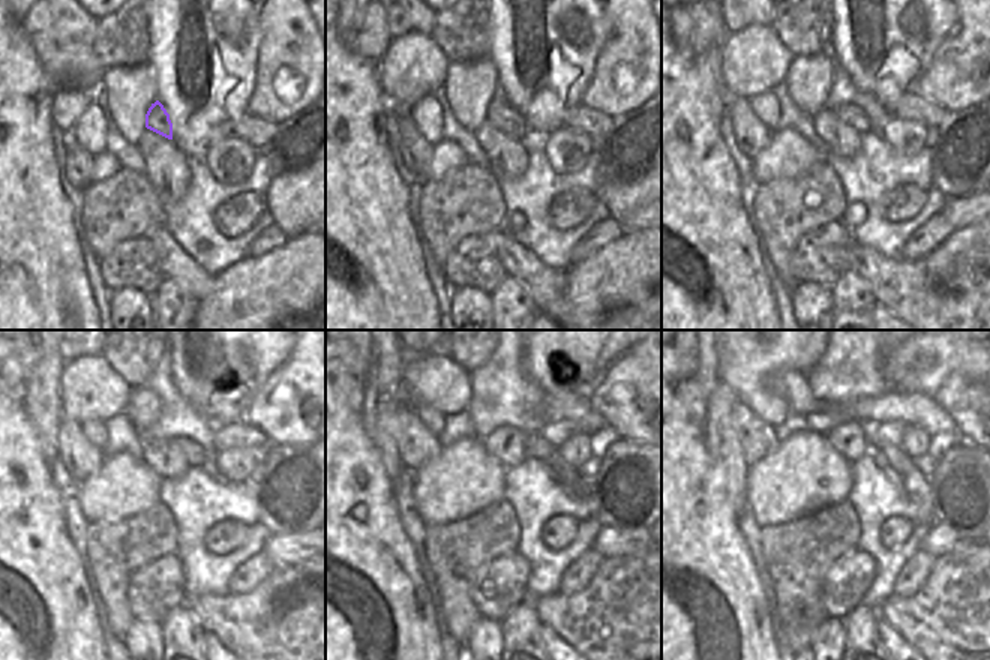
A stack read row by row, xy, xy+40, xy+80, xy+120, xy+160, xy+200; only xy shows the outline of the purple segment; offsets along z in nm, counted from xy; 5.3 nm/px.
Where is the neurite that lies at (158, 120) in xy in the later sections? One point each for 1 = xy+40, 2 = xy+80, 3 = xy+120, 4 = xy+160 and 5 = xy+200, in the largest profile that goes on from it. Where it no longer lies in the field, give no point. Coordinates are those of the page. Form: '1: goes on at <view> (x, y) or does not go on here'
1: goes on at xy+40 (504, 117)
2: goes on at xy+80 (852, 114)
3: goes on at xy+120 (197, 456)
4: goes on at xy+160 (576, 485)
5: goes on at xy+200 (917, 485)

